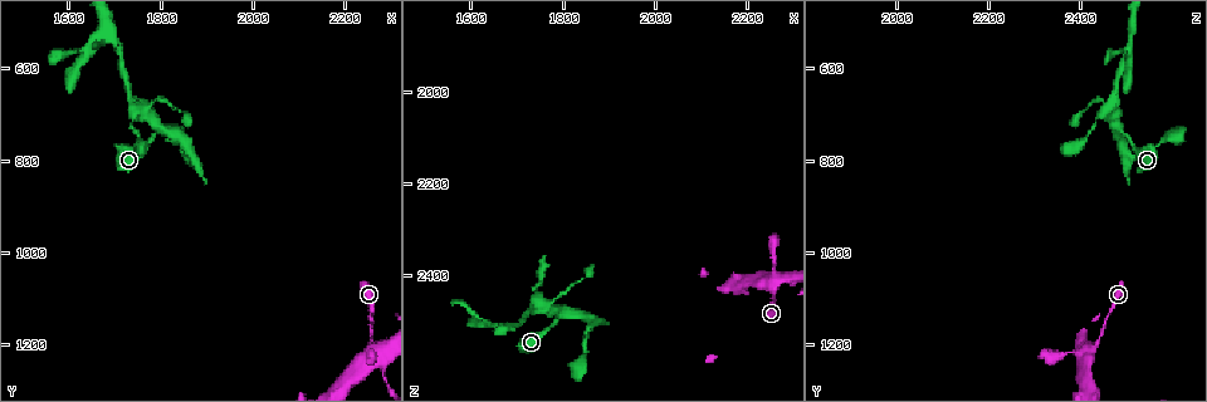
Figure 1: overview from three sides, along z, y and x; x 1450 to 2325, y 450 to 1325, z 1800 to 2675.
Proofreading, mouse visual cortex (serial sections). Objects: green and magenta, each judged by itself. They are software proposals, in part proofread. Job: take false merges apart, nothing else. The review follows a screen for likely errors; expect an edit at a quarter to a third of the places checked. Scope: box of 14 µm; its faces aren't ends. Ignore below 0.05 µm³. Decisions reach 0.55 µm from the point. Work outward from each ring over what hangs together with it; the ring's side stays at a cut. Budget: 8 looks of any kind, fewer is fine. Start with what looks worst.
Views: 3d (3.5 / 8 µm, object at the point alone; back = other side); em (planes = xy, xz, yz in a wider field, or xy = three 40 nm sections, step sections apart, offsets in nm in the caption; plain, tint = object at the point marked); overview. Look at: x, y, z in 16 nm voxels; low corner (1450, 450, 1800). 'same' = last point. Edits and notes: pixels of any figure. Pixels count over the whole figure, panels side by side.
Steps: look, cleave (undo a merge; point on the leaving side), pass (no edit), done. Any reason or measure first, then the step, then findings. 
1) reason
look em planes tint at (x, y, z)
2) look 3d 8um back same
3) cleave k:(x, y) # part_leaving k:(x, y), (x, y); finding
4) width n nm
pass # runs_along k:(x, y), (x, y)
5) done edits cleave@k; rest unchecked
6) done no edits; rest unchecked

four-way junction
look 3d 8um at (1765, 685, 2460)

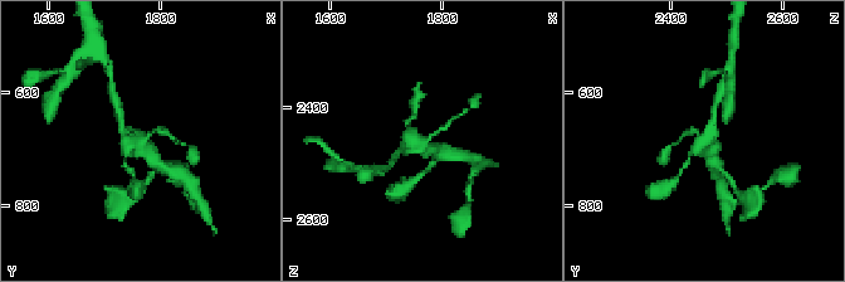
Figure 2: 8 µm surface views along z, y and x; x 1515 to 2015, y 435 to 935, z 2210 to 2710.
look 3d 3.5um at (1755, 685, 2465)

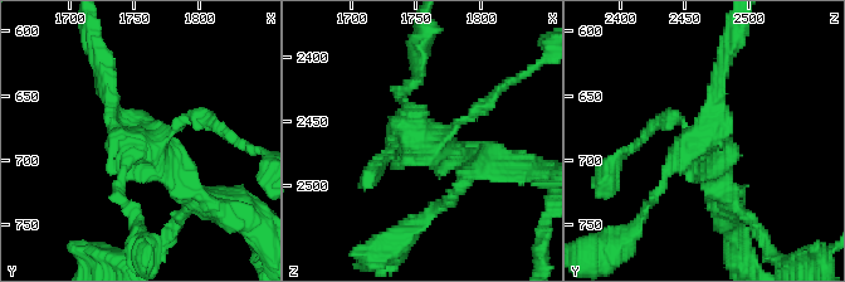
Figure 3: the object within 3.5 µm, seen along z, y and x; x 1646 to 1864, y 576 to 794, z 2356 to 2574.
arms 4
pass # runs_along 3:(186, 207), (108, 87); all the same cell

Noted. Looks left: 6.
arms part here
look 3d 8um at (1640, 550, 2505)

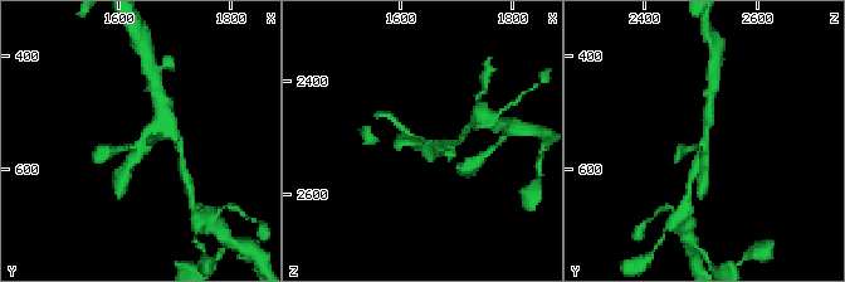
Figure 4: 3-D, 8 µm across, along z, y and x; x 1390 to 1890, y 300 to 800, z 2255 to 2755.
arms 3; arm_widths 200, 200, 250 nm
look em planes tint at (1645, 555, 2510)

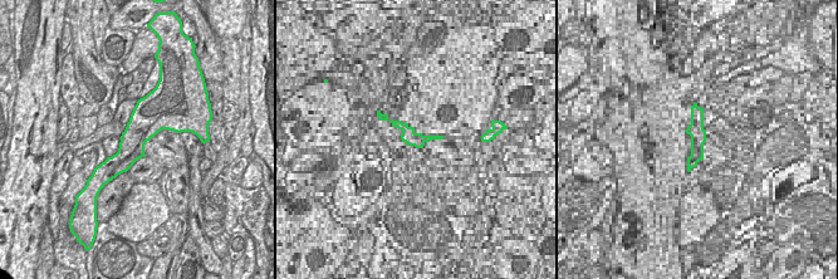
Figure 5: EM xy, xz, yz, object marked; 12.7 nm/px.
width 400 nm
pass # runs_along 4:(170, 136), (154, 127), (123, 175); all the same cell

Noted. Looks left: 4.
sharp bend
look 3d 8um at (2260, 1225, 2410)

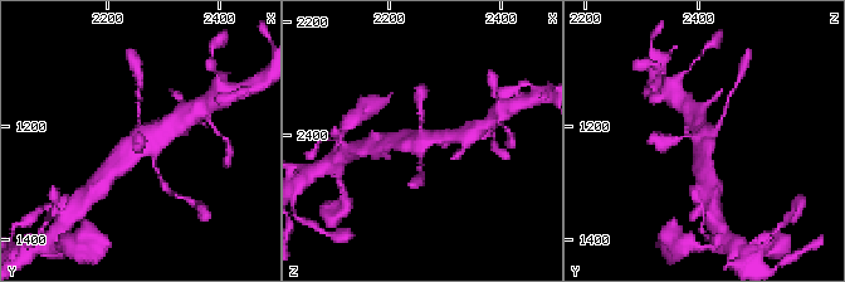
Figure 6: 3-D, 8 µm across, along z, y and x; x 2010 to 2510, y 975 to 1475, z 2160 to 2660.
look 3d 3.5um at (2255, 1225, 2415)

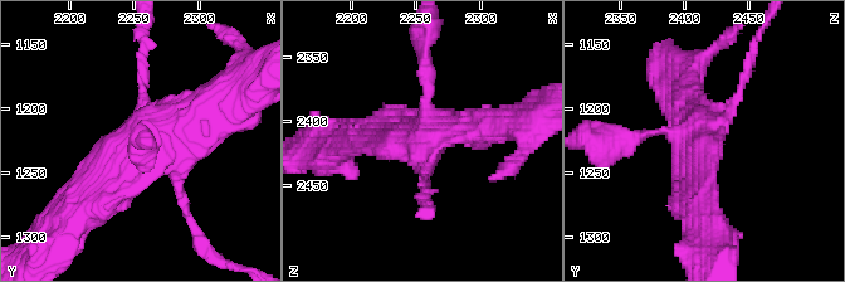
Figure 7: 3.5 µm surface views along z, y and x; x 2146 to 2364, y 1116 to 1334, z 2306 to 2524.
look em xy step 3 tint at (2254, 1224, 2412)

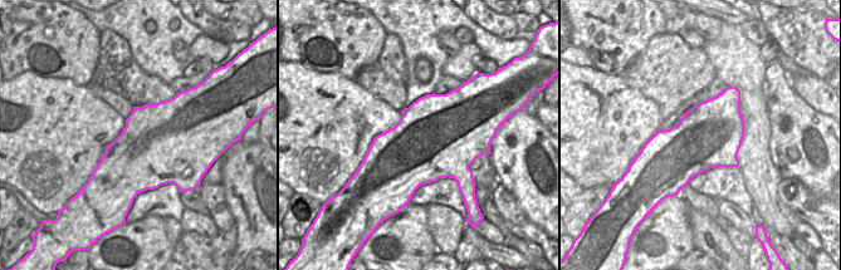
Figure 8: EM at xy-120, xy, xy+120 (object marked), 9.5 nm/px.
pass # runs_along 7:(141, 76), (141, 145), (79, 207); all the same cell

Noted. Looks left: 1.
done no edits; rest unchecked

